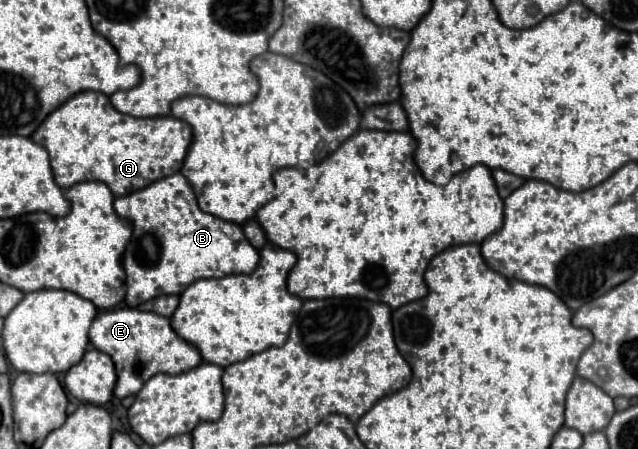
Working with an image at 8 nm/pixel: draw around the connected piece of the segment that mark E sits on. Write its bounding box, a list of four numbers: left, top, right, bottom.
[89,307,203,399]

